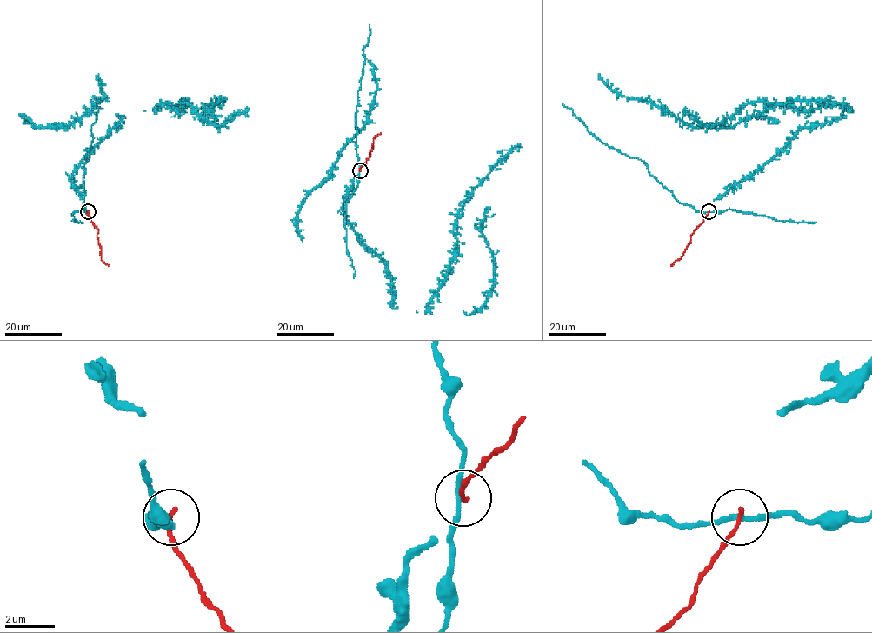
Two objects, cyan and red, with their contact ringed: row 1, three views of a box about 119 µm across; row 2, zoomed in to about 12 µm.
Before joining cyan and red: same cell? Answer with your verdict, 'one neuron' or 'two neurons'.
two neurons

